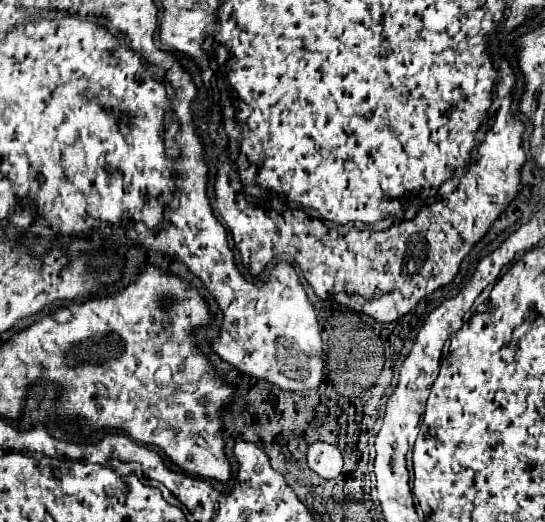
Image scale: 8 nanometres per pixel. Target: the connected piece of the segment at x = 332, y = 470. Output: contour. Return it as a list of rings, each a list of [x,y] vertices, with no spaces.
[[[313,442],[307,448],[307,464],[323,478],[337,478],[343,468],[341,450],[327,442]]]

